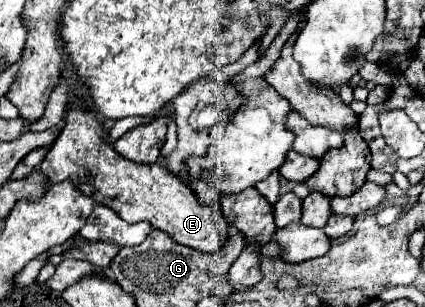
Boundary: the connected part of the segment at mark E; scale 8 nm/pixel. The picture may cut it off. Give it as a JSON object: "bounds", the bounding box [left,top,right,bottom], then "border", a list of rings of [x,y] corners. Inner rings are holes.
{"bounds":[39,107,229,253],"border":[[[73,107],[67,111],[65,127],[47,151],[39,169],[51,185],[69,179],[75,189],[91,197],[95,203],[111,207],[123,221],[147,221],[153,229],[165,231],[173,241],[203,253],[219,253],[229,237],[229,223],[225,221],[219,205],[209,207],[199,203],[197,195],[181,179],[173,177],[159,163],[137,165],[123,159],[105,143],[105,131],[95,111]]]}

